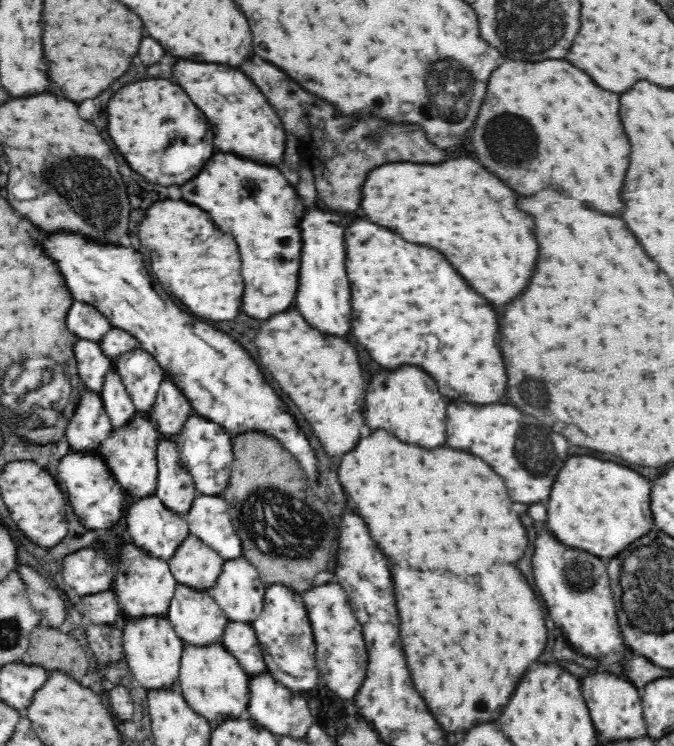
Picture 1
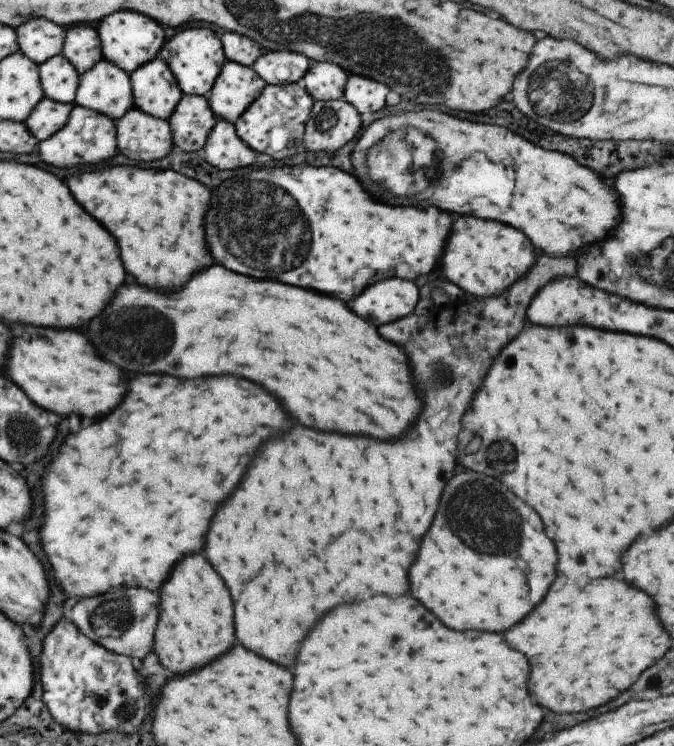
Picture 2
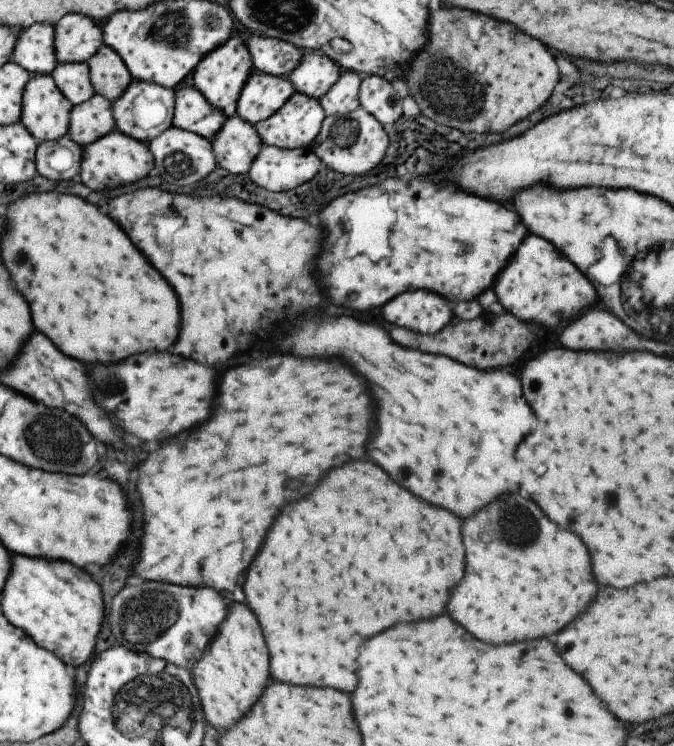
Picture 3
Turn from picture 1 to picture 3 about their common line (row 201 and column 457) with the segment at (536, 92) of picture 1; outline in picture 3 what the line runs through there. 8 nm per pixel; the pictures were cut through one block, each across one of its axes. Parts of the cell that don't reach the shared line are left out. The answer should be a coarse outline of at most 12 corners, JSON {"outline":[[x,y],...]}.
{"outline":[[519,494],[463,520],[447,614],[551,636],[593,600],[585,546]]}

